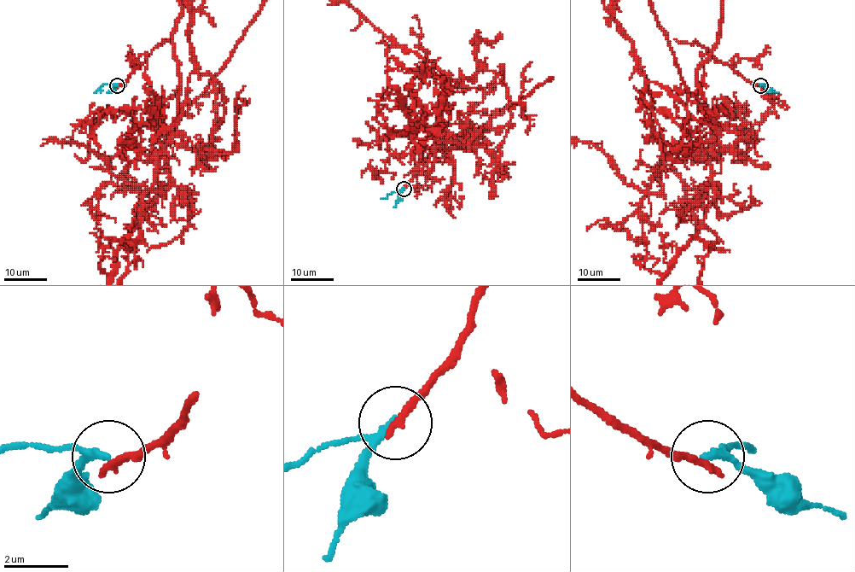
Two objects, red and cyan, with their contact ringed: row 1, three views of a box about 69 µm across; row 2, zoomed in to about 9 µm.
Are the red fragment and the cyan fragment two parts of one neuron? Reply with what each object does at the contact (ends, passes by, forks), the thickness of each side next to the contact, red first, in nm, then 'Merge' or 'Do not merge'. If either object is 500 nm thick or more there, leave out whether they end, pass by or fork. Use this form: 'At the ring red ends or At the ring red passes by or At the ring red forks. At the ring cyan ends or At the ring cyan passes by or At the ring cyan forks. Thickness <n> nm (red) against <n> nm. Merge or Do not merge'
At the ring red ends. At the ring cyan passes by. Thickness 280 nm (red) against 180 nm. Do not merge

